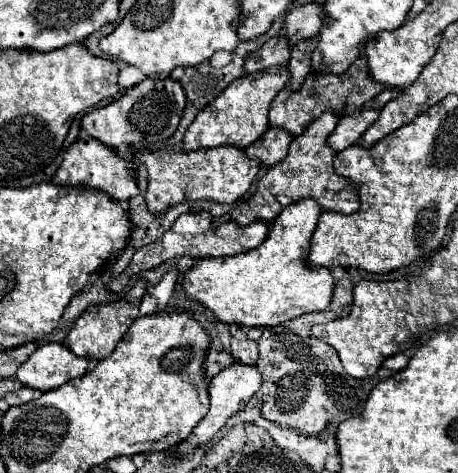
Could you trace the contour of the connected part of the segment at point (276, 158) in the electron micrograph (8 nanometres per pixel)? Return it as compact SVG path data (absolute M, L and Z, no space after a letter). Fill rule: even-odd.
M270 127L258 141L246 147L246 155L250 159L260 159L264 165L280 163L288 155L292 135L280 127Z

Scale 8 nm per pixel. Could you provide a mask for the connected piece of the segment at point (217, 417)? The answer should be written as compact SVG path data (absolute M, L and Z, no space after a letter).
M234 363L226 369L222 369L212 381L210 381L210 411L208 415L194 427L194 431L188 435L188 439L184 439L180 445L178 445L178 457L182 455L188 455L192 453L196 447L202 447L204 443L208 443L220 429L222 425L234 415L238 413L250 399L252 395L260 389L262 385L262 373L256 369L256 365L240 365L240 363Z

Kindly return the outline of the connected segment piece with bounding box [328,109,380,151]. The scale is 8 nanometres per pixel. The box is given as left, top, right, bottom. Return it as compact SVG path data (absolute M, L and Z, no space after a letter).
M362 109L352 115L342 117L338 121L336 129L332 131L332 135L328 137L328 145L334 151L344 151L346 147L358 143L360 137L364 135L364 131L378 119L378 115L380 115L378 109Z

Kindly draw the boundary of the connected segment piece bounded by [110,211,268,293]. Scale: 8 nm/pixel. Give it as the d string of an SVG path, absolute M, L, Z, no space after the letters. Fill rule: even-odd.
M192 211L192 213L184 213L176 219L176 223L172 225L172 229L168 229L160 241L154 241L152 245L146 245L144 249L138 249L134 253L134 259L132 263L128 265L128 269L110 283L110 291L118 293L124 289L124 285L130 281L128 275L130 273L140 273L140 271L146 271L146 269L152 269L172 257L194 257L194 259L208 259L208 257L218 257L218 255L238 255L238 253L244 253L244 251L250 251L252 247L258 247L264 239L268 237L268 223L266 221L260 221L256 219L254 223L246 225L246 227L240 227L238 223L234 221L228 221L228 223L222 223L220 227L214 227L212 223L212 213L210 211Z

